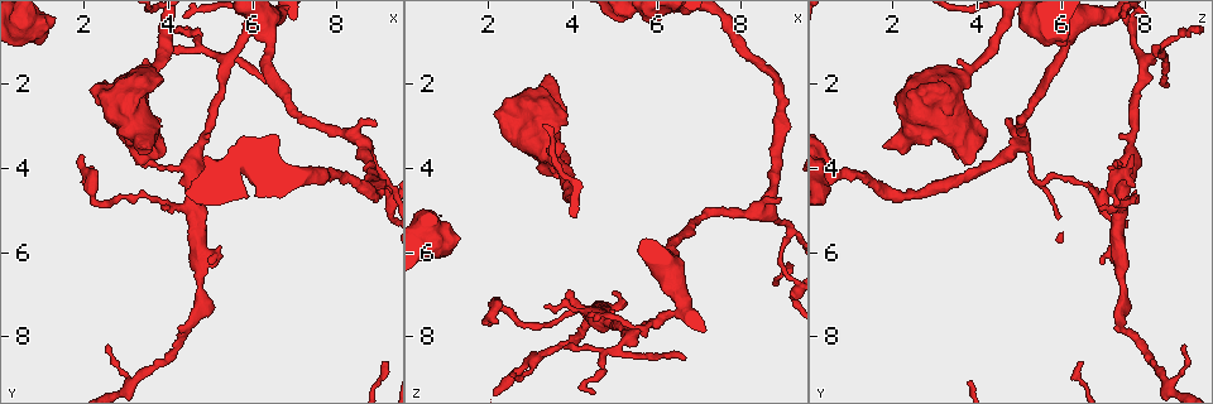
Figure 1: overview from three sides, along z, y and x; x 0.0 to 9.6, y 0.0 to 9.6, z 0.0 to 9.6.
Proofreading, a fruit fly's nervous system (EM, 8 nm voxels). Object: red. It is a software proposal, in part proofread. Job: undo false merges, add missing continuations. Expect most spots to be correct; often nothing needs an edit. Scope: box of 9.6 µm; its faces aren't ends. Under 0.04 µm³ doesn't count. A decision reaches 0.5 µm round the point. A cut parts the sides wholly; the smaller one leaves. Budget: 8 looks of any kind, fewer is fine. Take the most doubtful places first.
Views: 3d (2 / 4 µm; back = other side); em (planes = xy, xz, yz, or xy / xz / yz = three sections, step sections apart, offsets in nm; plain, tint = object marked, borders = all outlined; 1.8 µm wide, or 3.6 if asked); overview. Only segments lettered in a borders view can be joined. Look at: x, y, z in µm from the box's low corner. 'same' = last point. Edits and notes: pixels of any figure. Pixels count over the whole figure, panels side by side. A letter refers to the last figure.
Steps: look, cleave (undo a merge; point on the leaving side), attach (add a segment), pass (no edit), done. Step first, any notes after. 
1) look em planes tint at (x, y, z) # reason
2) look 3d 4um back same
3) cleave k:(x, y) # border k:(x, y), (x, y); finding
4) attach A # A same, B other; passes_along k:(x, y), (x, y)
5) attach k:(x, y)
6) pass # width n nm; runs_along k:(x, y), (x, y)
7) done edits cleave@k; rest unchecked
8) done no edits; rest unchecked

look em xy step 16 borders at (6.70, 2.05, 8.55) # branch stops here

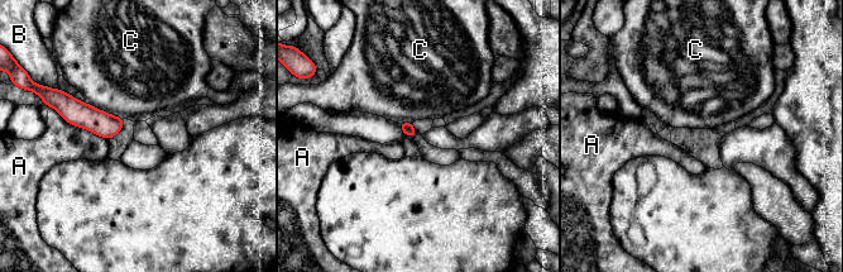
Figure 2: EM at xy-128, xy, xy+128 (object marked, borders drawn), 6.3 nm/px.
look em yz step 8 borders same

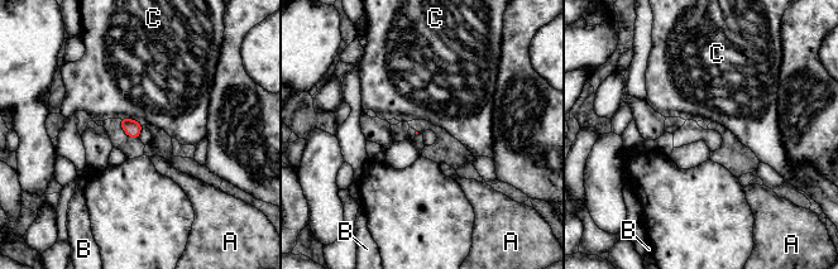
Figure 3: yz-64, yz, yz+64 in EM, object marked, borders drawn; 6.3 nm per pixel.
pass # A other, B other, C other; none of them fits

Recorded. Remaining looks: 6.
look 3d 4um at (1.95, 3.65, 7.65) # free end

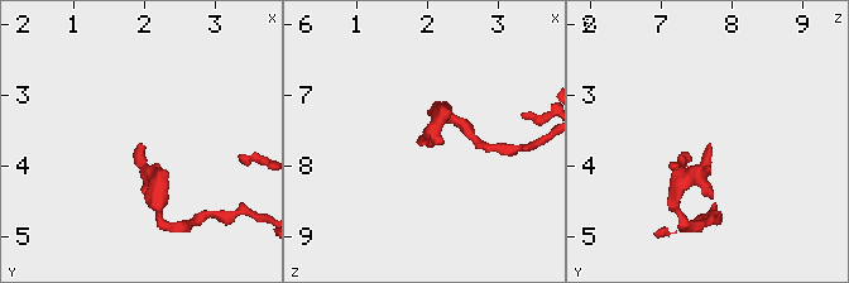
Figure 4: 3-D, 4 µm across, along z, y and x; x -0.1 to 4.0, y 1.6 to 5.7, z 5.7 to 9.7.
look em yz step 16 borders at (1.90, 3.65, 7.70) # need the tissue

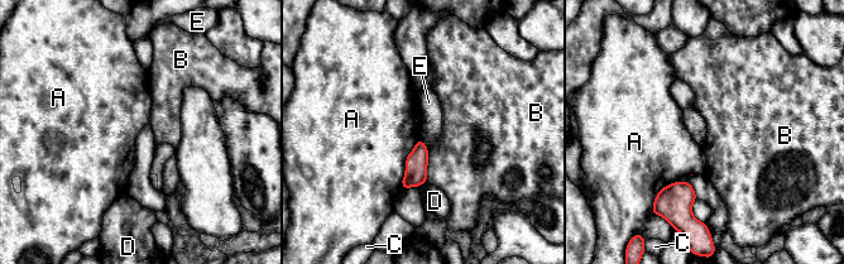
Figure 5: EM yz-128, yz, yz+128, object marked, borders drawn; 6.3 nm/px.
look em planes borders same # another direction

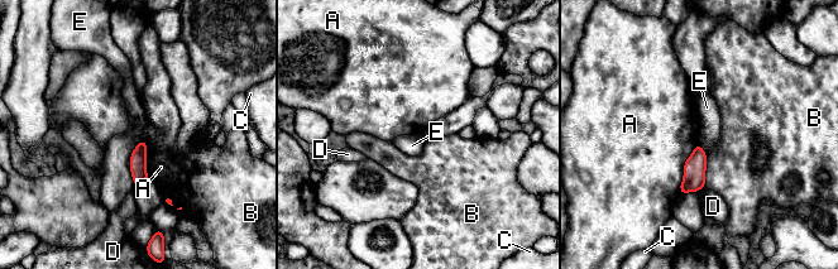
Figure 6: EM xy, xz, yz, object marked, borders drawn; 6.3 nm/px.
pass # A other, B other, C other, D other, E other; border 6:(143, 139), (130, 155), (134, 187); no lettered segment goes on from it

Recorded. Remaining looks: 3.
look em planes borders at (3.45, 3.45, 1.70) # stops while still wide

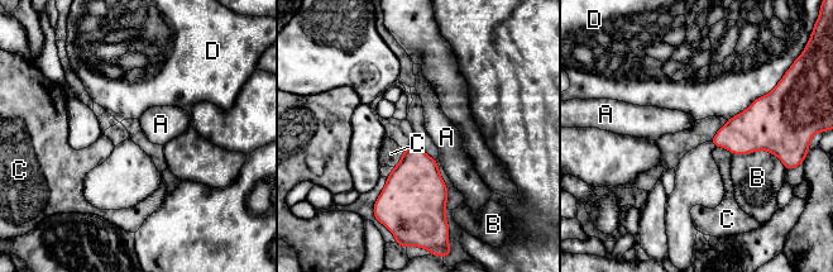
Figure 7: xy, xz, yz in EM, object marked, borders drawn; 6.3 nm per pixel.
pass # A other, B other, C other, D other; border 7:(403, 149), (401, 160), (393, 167); none of them fits

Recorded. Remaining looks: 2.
look 3d 2um back at (3.55, 1.65, 3.80) # calibre changes

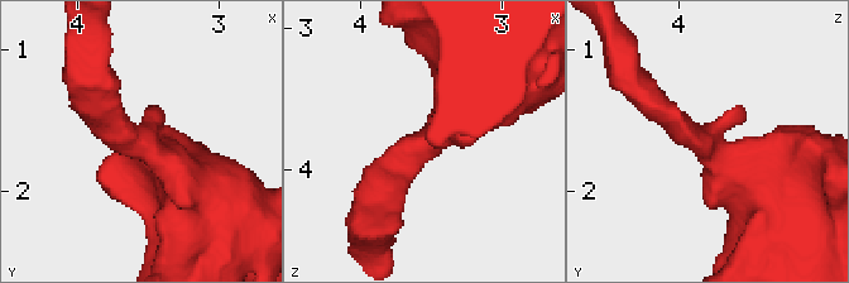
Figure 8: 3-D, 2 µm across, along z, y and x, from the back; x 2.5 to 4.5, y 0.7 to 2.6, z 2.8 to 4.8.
look em xz step 4 borders at (3.54, 1.64, 3.80) # arm_widths 280, 600 nm; shape alone is not enough

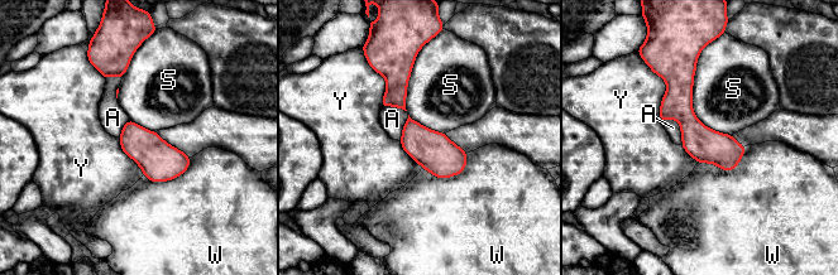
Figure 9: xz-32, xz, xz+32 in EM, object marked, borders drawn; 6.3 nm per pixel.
pass # A other, S other, W other, Y other; continuous, no second neuron

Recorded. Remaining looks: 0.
done no edits; rest unchecked

